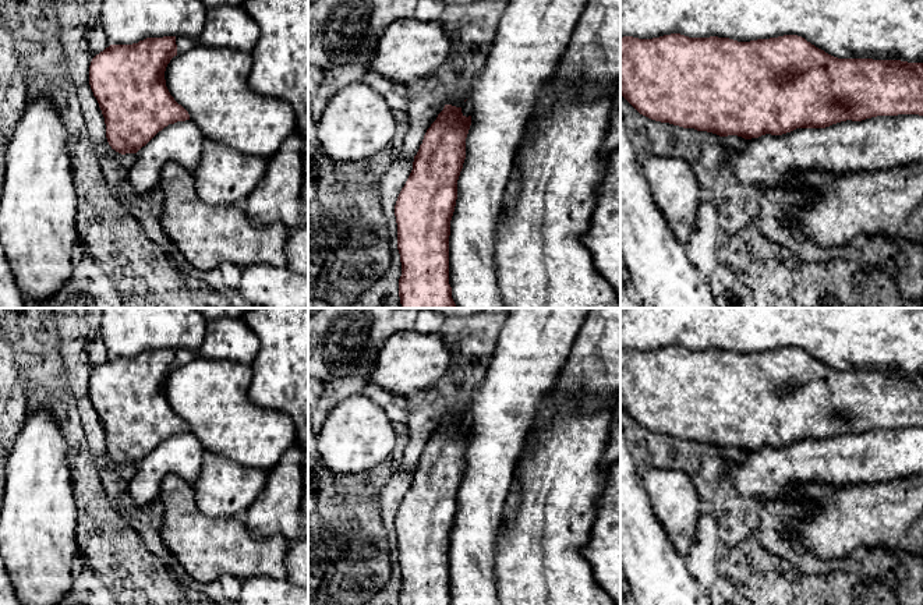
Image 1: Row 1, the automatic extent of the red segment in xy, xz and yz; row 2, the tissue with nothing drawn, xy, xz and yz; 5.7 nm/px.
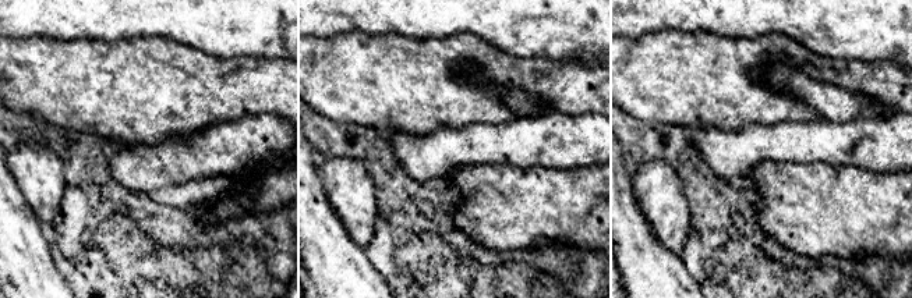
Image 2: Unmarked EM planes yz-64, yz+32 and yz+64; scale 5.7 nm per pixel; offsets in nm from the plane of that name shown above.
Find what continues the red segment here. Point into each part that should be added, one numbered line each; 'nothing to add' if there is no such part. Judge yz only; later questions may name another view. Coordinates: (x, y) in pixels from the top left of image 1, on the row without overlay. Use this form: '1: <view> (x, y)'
nothing to add

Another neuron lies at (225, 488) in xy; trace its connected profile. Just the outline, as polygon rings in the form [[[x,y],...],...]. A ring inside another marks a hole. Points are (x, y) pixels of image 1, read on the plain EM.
[[[198,354],[191,362],[174,368],[166,379],[166,399],[174,413],[190,427],[205,449],[202,470],[194,487],[197,507],[208,517],[245,520],[250,506],[264,491],[268,471],[297,443],[296,425],[283,410],[264,408],[250,401],[251,365],[213,360]]]

